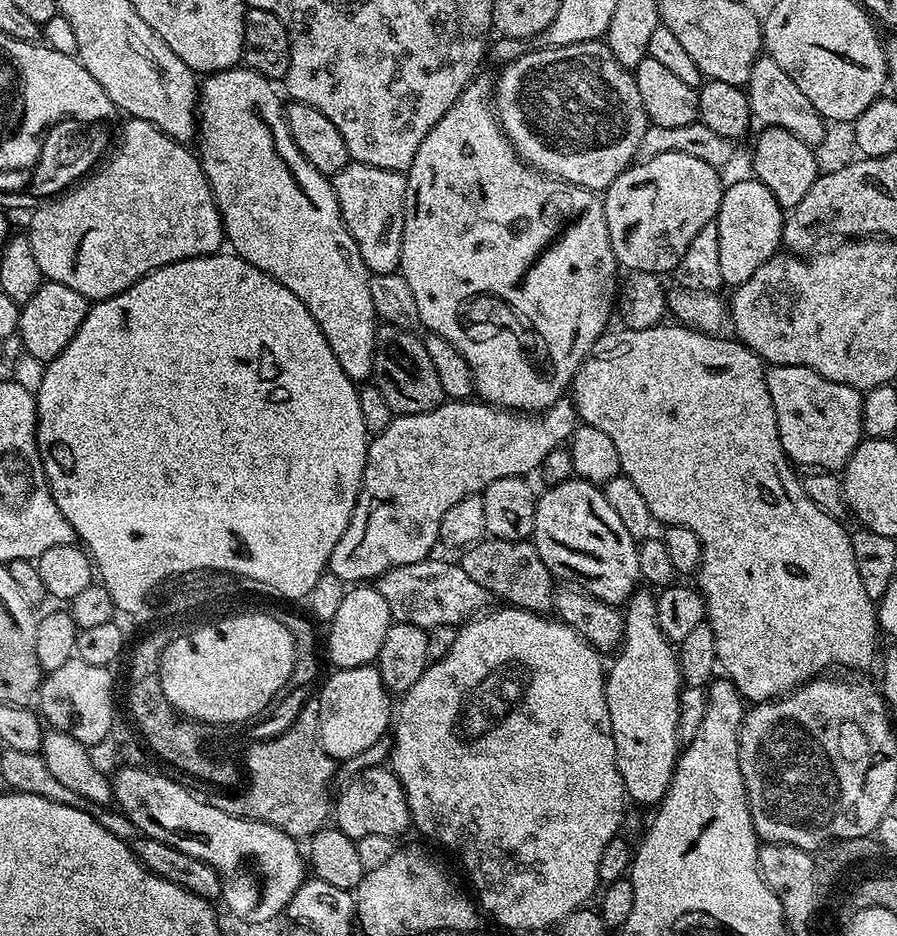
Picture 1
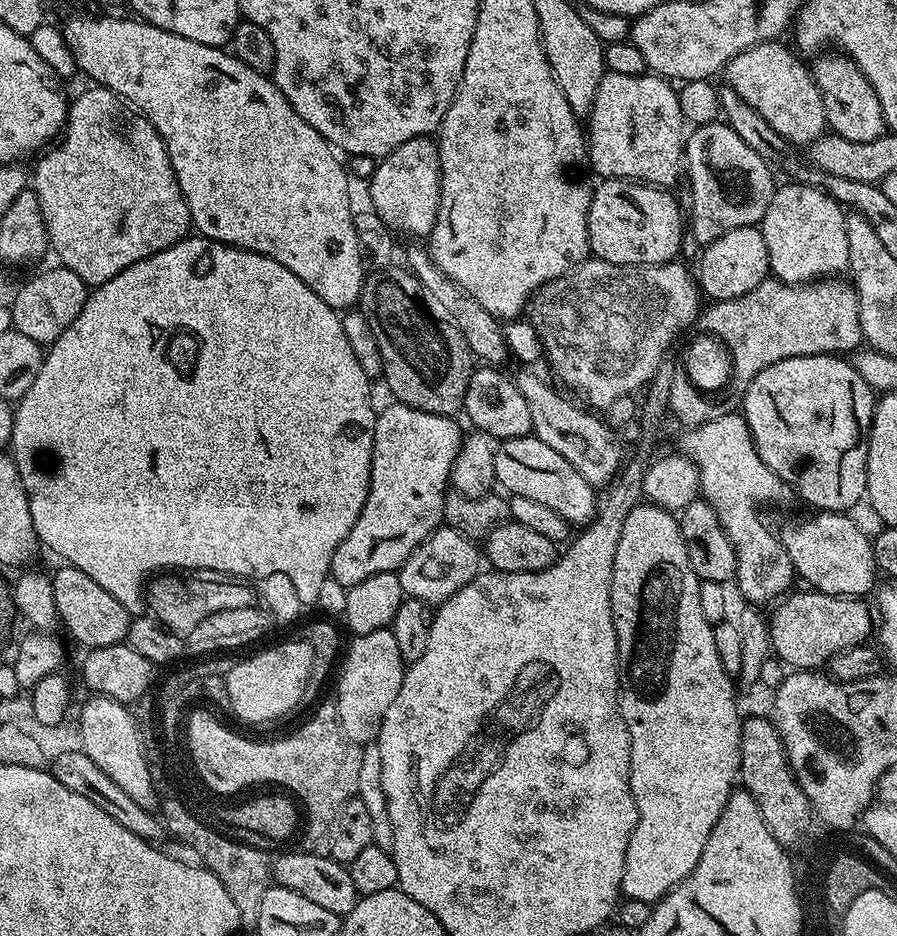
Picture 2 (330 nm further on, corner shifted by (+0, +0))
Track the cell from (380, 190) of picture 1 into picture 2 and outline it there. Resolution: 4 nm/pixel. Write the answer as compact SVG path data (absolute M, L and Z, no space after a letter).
M419 136L410 142L402 142L402 146L377 163L367 188L372 199L371 211L379 215L390 229L397 233L409 232L412 236L431 237L440 205L439 143L432 136Z

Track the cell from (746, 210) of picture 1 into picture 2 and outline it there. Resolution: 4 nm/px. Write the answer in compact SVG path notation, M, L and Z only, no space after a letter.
M742 226L738 230L726 230L722 238L710 242L700 256L698 283L700 291L709 301L740 298L750 294L769 275L766 238L762 238L759 227Z

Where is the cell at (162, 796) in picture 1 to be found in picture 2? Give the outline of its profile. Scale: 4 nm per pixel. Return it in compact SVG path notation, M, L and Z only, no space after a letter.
M92 694L87 698L89 700L80 708L79 751L85 752L98 765L98 770L108 775L138 806L155 809L158 799L147 766L145 745L140 738L141 725L137 717L132 717L133 709L105 696Z

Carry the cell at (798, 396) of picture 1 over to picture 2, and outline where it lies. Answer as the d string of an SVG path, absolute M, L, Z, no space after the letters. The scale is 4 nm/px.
M833 354L790 357L782 361L776 361L770 366L766 366L761 373L753 378L748 389L744 392L742 401L742 415L750 426L750 434L752 435L754 446L758 450L758 458L762 458L762 462L766 462L766 466L770 466L770 470L774 470L774 474L778 474L778 478L782 478L795 495L797 492L806 503L813 504L813 509L826 512L847 513L848 508L853 506L854 502L865 499L868 487L868 435L872 429L874 393L872 387L856 373L855 367L849 361L847 364L844 360L847 359Z

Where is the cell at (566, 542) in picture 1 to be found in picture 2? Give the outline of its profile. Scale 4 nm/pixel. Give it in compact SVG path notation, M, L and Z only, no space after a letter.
M534 434L499 441L494 454L494 474L499 487L505 488L505 493L542 502L542 506L550 506L550 510L562 514L569 525L587 525L598 511L597 489L586 482L586 478L582 478L582 474L578 474L578 470L574 470L574 466L570 466L562 454L558 454L558 450L550 450L550 446L546 446L546 442Z

